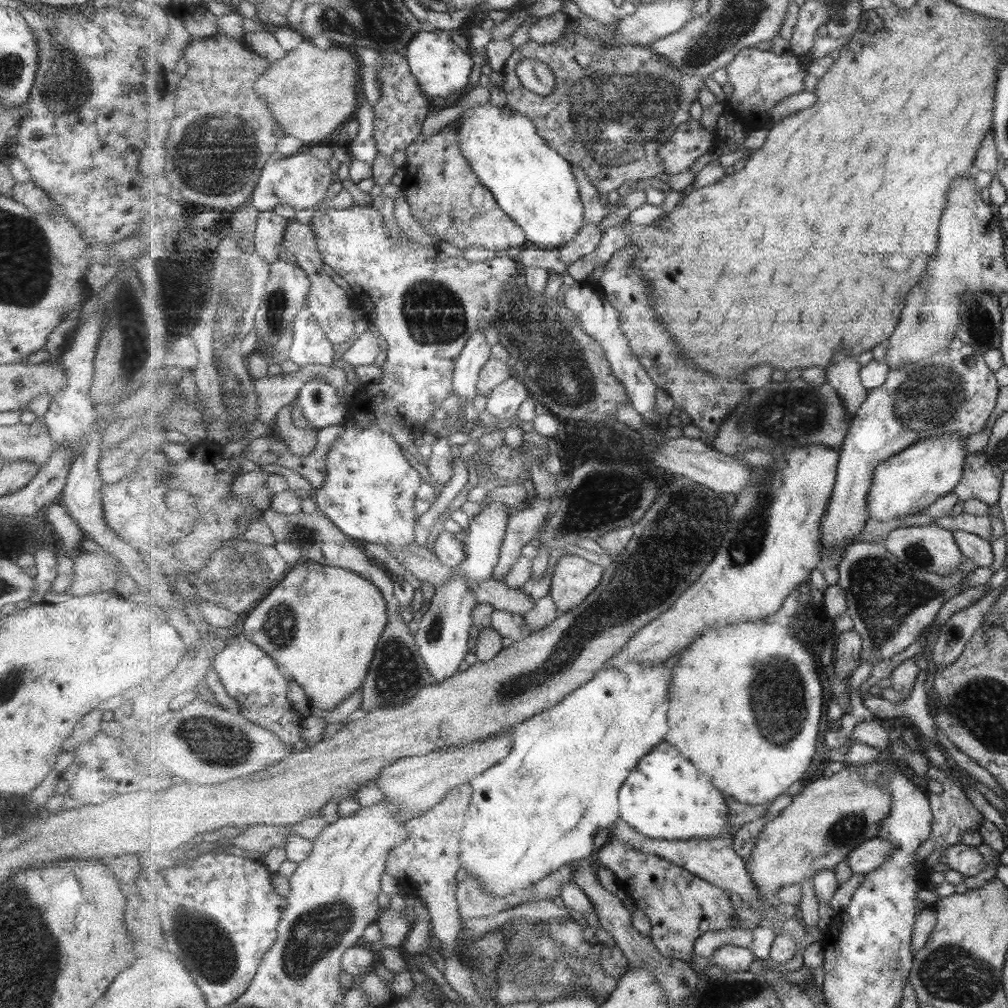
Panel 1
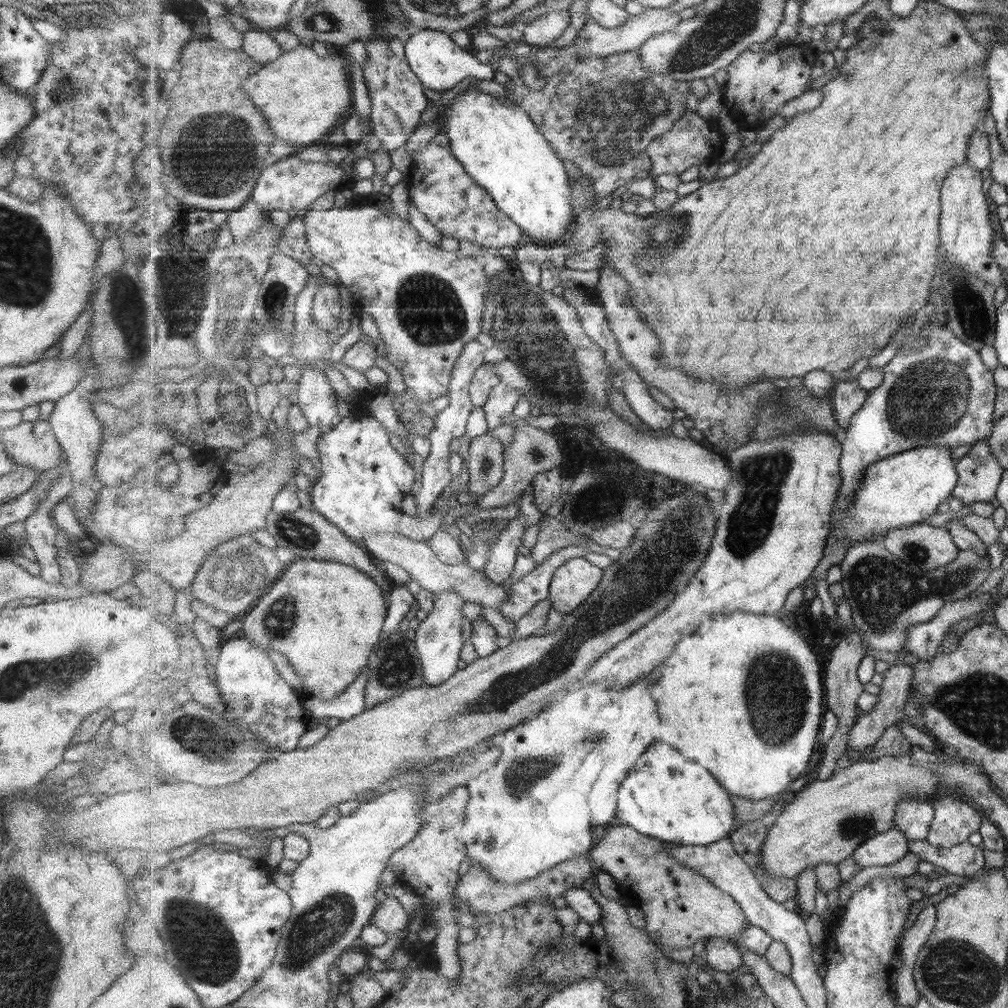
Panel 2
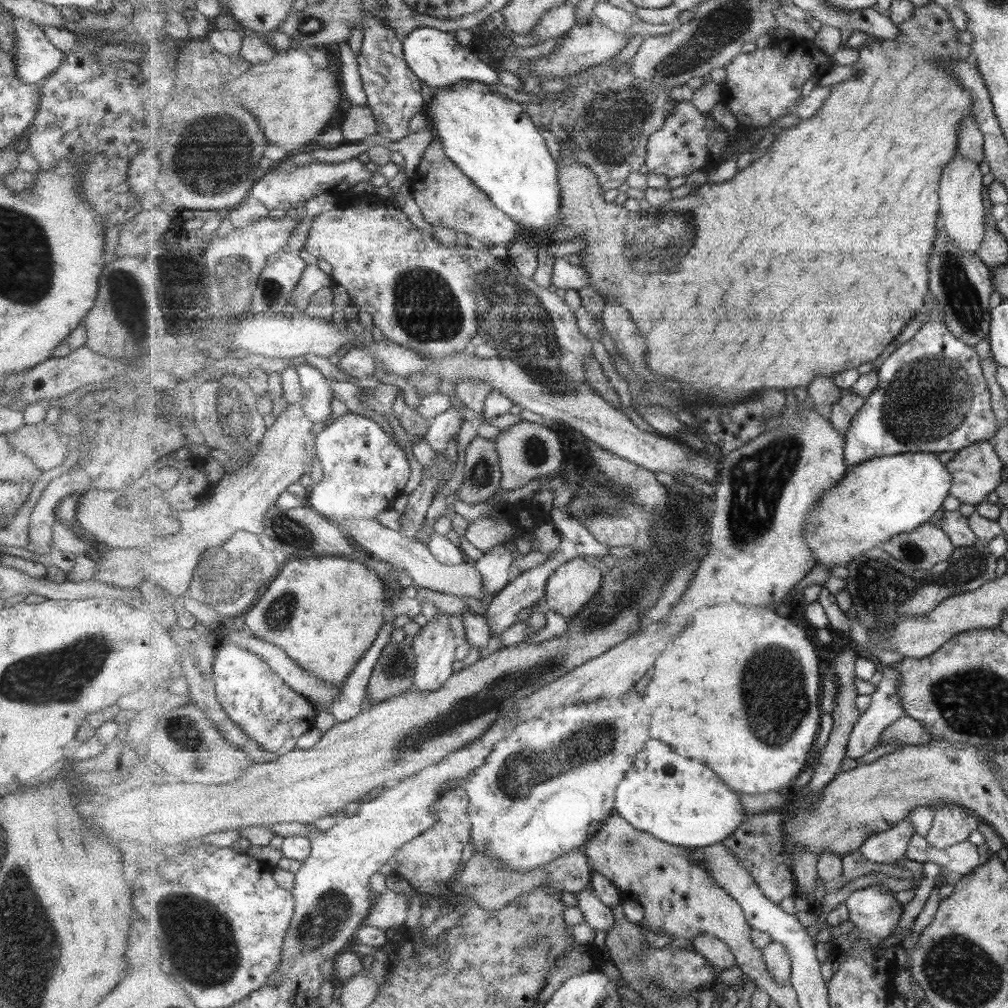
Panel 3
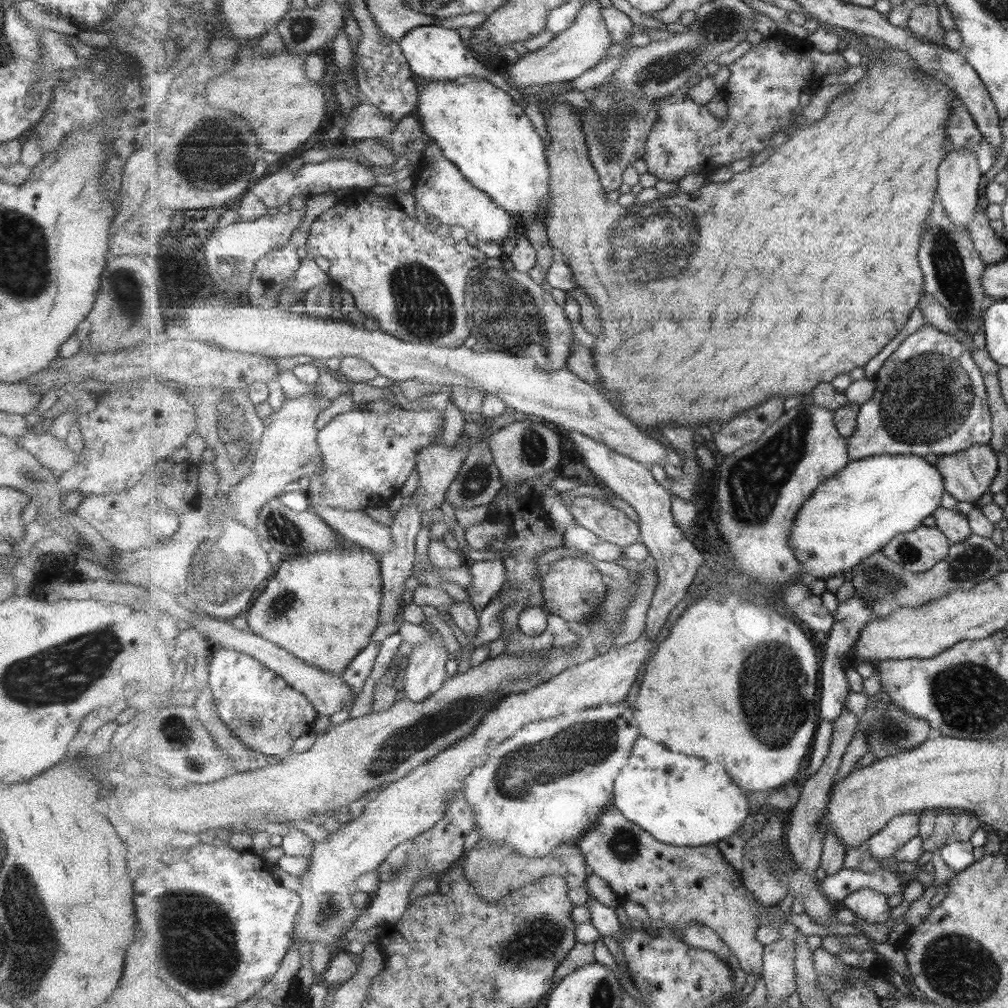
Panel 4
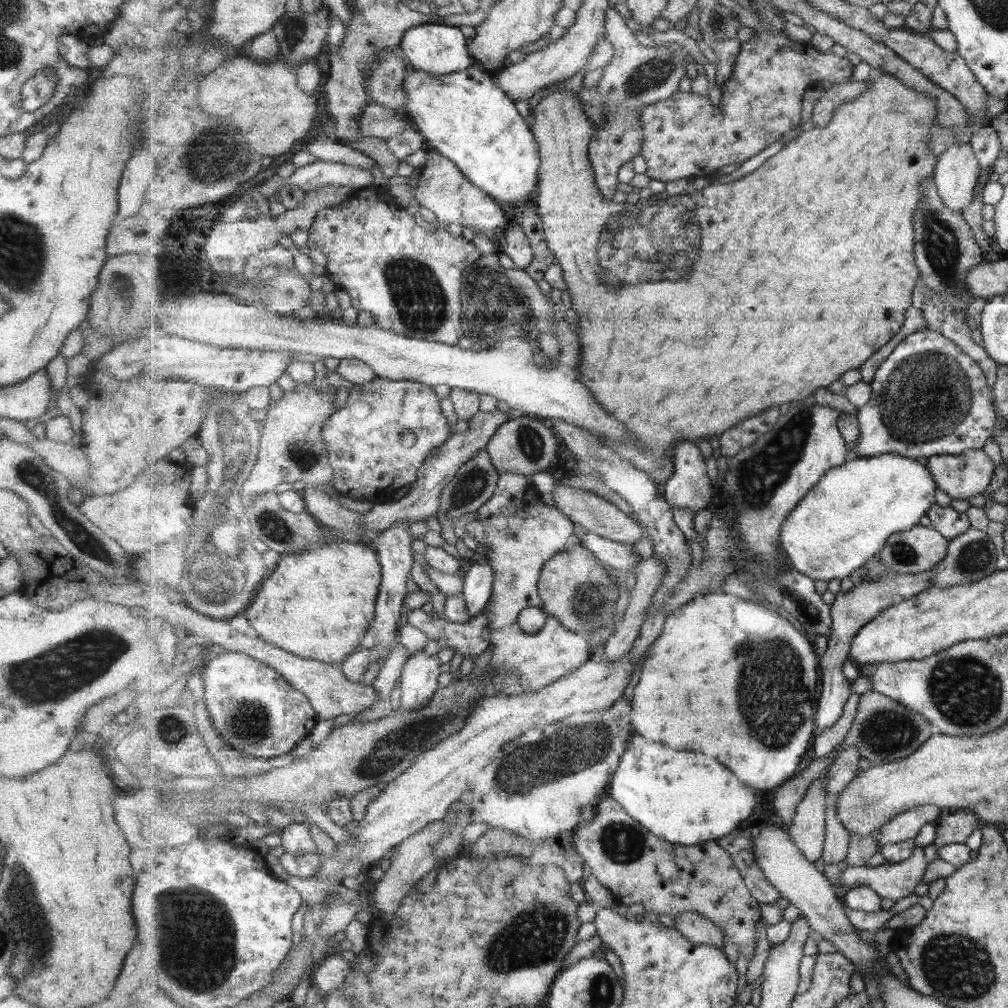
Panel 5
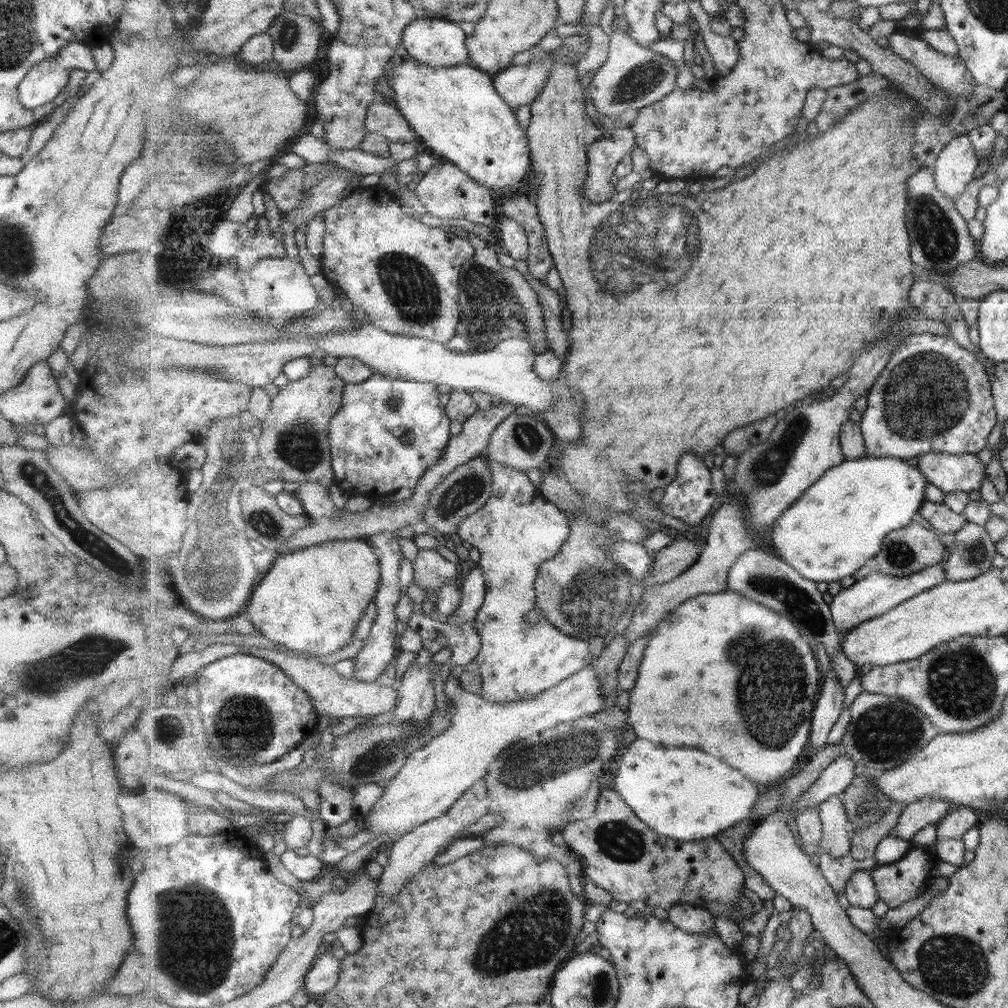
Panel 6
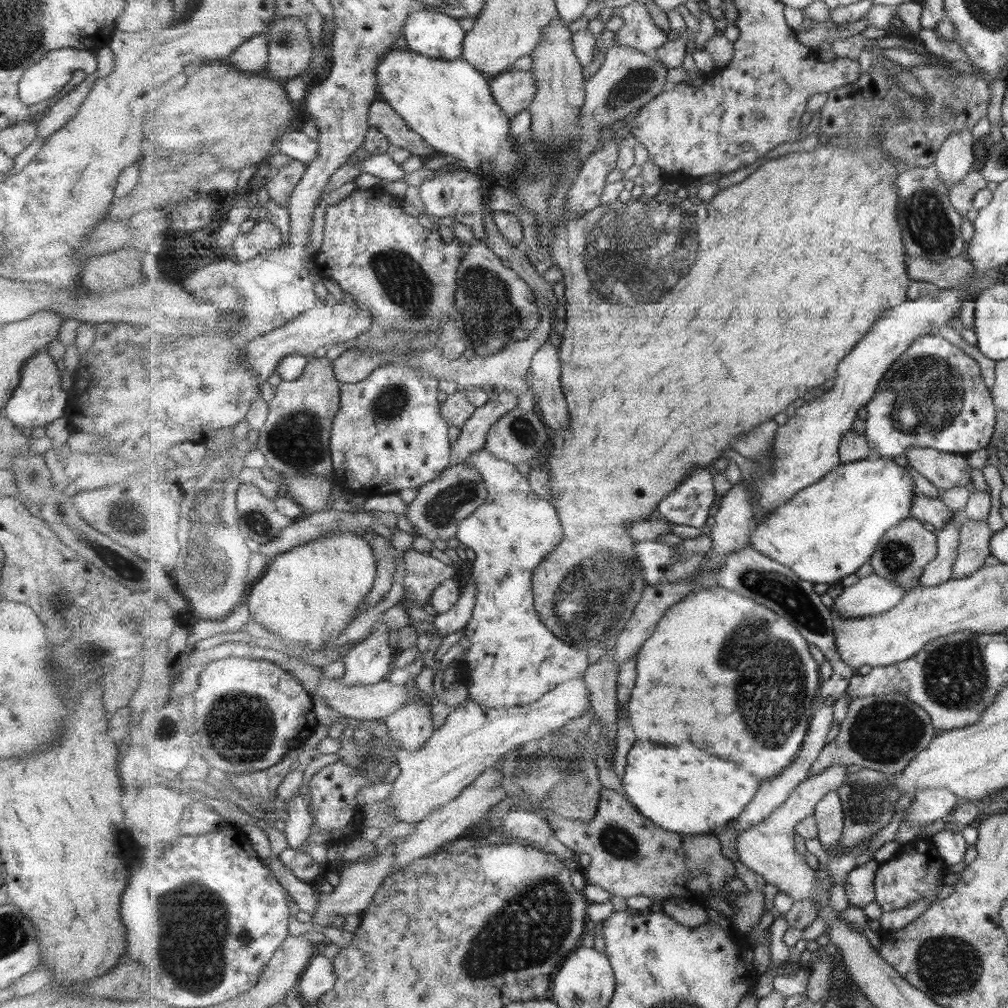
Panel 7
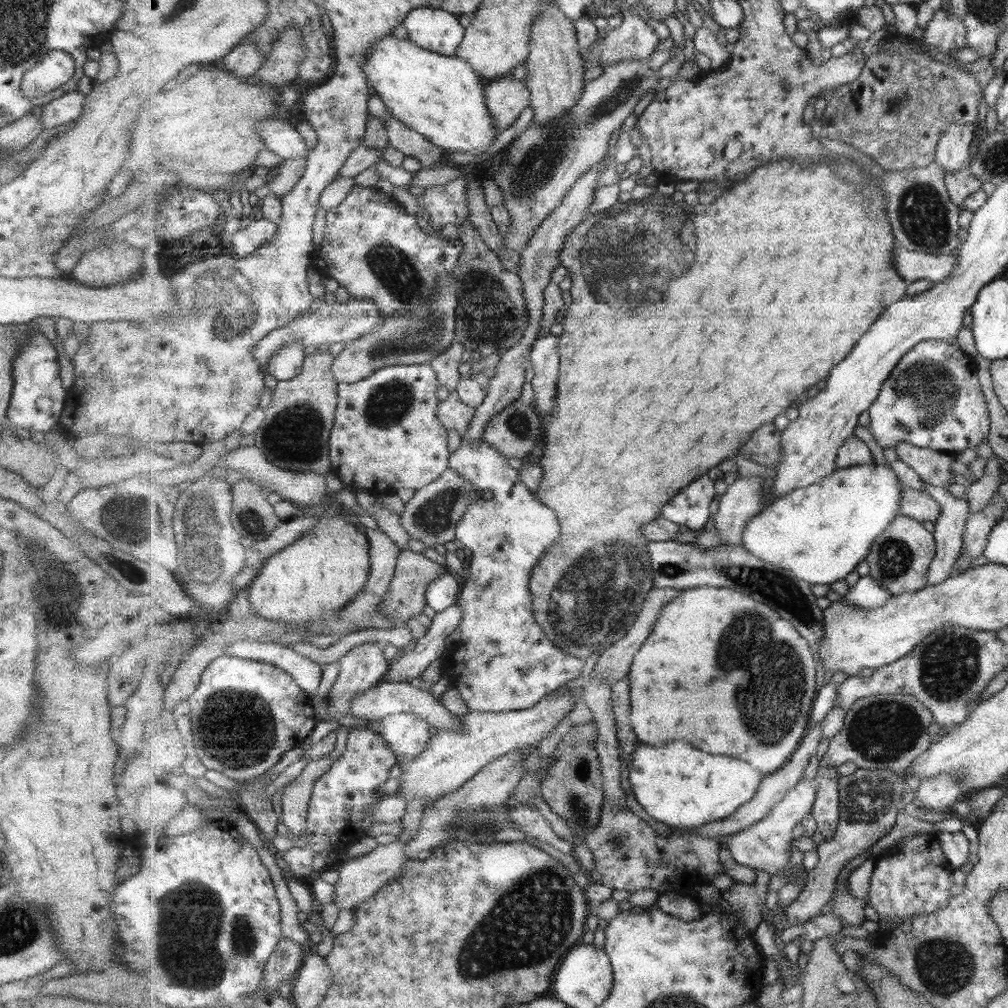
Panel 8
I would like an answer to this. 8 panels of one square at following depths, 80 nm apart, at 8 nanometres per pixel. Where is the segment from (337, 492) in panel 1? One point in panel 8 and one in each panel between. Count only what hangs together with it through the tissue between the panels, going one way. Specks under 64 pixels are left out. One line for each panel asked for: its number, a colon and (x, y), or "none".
2: (363, 481)
3: (365, 471)
4: (368, 456)
5: (379, 440)
6: (389, 432)
7: (389, 434)
8: (387, 435)

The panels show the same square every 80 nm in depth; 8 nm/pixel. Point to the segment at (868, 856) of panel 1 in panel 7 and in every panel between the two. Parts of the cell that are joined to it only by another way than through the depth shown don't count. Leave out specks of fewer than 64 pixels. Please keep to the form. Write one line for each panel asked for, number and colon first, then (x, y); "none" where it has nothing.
2: (884, 849)
3: (890, 846)
4: (901, 830)
5: (905, 827)
6: (915, 817)
7: (929, 805)

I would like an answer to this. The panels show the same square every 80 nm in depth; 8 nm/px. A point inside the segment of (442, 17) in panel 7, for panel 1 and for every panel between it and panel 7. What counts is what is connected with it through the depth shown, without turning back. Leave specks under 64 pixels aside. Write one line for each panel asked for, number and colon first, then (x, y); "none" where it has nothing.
1: (441, 67)
2: (440, 64)
3: (435, 56)
4: (433, 52)
5: (433, 48)
6: (438, 42)

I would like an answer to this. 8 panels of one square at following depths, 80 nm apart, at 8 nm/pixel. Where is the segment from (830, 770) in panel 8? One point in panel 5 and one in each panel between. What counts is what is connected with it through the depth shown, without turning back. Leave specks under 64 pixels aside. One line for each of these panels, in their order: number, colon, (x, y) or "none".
5: (836, 847)
6: (837, 830)
7: (829, 813)

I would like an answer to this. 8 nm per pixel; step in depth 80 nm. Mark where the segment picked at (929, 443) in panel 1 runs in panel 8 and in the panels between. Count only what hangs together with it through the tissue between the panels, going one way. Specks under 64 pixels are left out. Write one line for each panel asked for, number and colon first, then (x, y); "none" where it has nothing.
2: (898, 491)
3: (885, 496)
4: (855, 513)
5: (847, 518)
6: (839, 523)
7: (828, 531)
8: (821, 532)

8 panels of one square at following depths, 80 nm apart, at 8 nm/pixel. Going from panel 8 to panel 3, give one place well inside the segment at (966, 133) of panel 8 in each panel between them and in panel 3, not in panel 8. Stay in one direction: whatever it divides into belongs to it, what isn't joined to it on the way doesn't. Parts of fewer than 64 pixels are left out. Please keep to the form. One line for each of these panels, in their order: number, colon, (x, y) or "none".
3: (961, 216)
4: (957, 177)
5: (957, 169)
6: (955, 167)
7: (954, 158)

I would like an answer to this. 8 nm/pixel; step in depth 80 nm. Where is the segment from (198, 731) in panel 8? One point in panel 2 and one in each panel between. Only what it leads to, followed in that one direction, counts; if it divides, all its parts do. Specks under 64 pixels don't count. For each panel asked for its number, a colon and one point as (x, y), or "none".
2: (255, 693)
3: (255, 697)
4: (262, 709)
5: (254, 707)
6: (253, 713)
7: (251, 713)

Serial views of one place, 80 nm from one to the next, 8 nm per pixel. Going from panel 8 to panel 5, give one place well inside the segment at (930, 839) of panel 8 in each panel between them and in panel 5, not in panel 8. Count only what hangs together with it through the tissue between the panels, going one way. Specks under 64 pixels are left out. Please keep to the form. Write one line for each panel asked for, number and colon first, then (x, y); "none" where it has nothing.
5: (895, 880)
6: (898, 882)
7: (916, 872)

